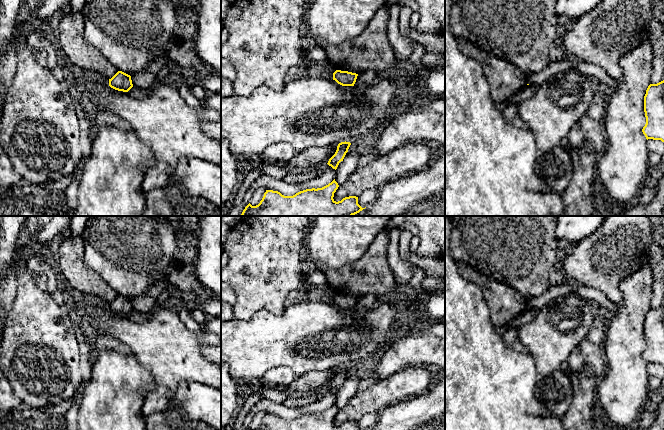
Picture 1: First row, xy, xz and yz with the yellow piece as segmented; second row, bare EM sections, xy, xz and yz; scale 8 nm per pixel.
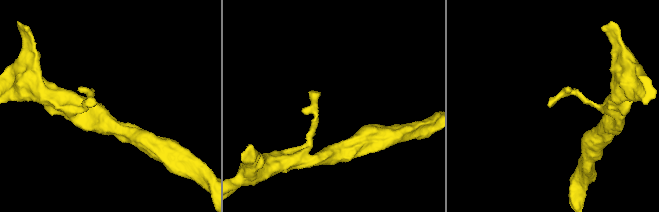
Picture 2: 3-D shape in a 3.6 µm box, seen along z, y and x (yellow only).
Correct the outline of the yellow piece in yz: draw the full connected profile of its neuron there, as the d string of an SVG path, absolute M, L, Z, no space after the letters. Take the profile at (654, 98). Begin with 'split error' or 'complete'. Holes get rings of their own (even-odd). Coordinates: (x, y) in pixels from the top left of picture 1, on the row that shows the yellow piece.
complete | M664 80L650 84L644 96L646 124L642 129L646 139L664 142Z

